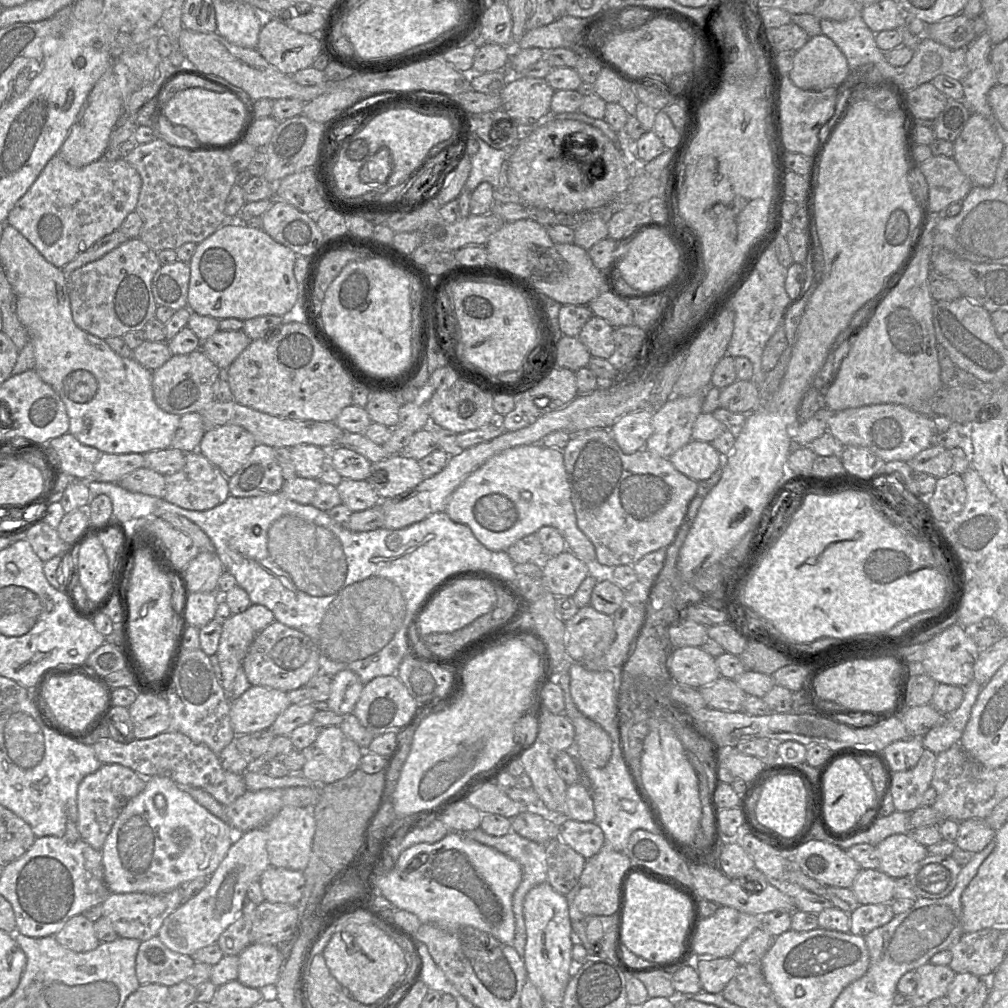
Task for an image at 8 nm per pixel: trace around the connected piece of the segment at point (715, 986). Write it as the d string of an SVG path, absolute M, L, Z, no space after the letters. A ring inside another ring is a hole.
M697 957L693 962L702 990L713 994L724 990L740 966L732 957Z

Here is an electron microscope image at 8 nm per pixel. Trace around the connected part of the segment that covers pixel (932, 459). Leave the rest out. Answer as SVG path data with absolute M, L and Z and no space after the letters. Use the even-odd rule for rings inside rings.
M933 444L907 461L915 471L941 478L952 472L953 452L941 445Z

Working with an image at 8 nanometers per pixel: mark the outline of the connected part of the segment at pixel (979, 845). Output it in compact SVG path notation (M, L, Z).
M985 819L960 821L955 844L962 850L978 853L995 839L996 830Z

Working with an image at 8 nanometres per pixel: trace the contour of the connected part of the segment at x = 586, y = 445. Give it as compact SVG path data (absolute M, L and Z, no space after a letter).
M589 429L572 435L562 451L577 524L594 545L599 567L634 565L648 553L671 544L685 520L690 501L697 495L697 481L679 472L669 458L647 449L625 454L609 429Z

